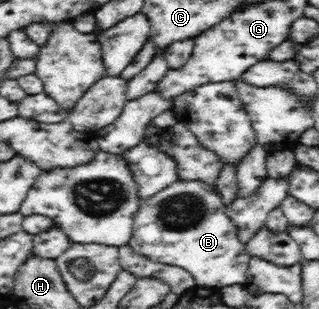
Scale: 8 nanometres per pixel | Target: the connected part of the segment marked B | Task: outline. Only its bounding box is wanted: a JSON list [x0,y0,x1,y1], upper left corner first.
[127,179,251,289]

